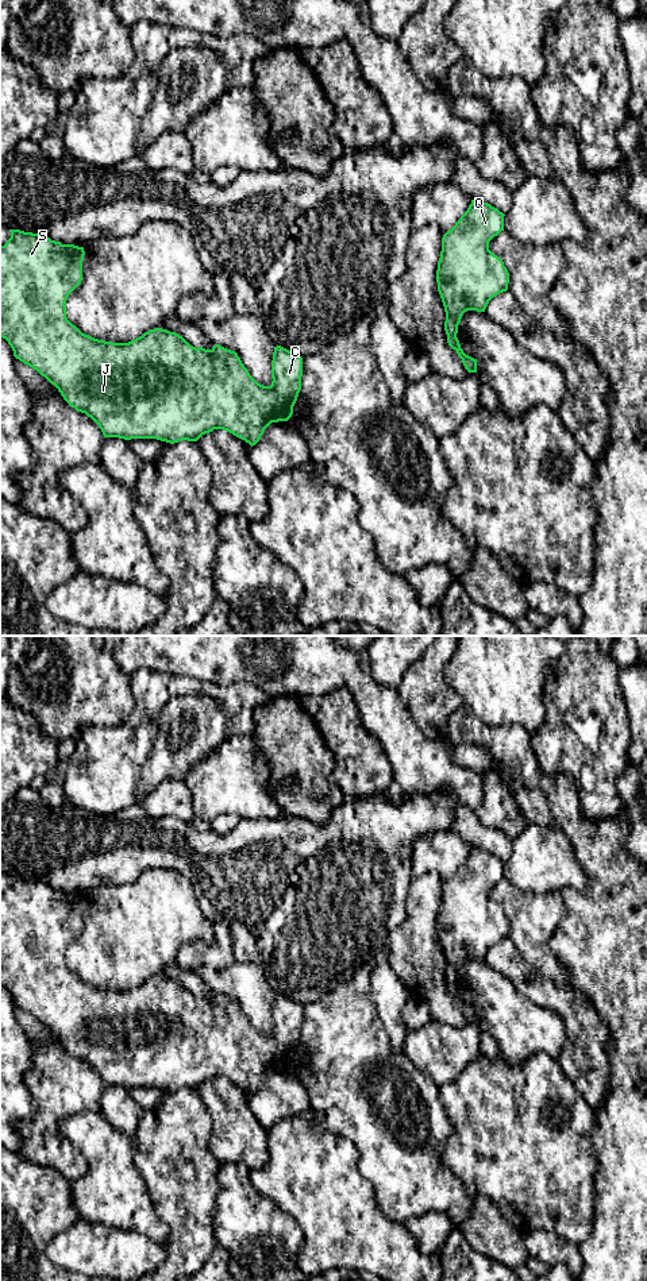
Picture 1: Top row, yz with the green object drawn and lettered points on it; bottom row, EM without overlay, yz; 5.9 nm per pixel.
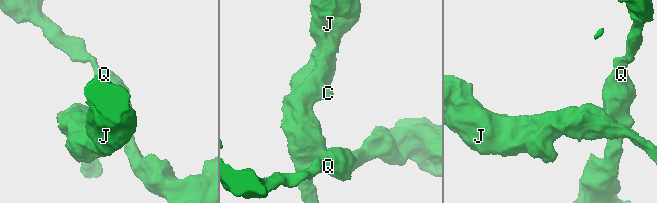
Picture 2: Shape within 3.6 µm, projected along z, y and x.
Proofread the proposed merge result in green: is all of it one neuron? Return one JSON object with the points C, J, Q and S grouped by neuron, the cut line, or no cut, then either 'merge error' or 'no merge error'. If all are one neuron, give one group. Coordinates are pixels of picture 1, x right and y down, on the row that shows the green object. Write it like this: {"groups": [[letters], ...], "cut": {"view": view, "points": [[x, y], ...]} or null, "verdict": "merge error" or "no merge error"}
{"groups": [["C", "J", "S"], ["Q"]], "cut": {"view": "yz", "points": [[455, 335], [447, 338]]}, "verdict": "merge error"}

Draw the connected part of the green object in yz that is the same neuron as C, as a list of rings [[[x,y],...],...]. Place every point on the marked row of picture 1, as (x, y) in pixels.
[[[9,229],[9,232],[11,238],[4,246],[0,246],[0,337],[8,342],[16,359],[36,370],[51,385],[54,385],[72,408],[90,417],[99,425],[104,437],[119,437],[124,440],[157,439],[174,444],[182,440],[197,441],[203,435],[209,433],[213,429],[223,429],[244,440],[253,447],[259,441],[265,429],[271,423],[288,421],[292,417],[293,406],[301,390],[303,358],[300,355],[293,354],[281,346],[274,347],[271,360],[273,381],[270,386],[263,386],[250,375],[249,370],[243,366],[235,351],[227,350],[219,344],[215,344],[211,350],[205,350],[203,347],[196,348],[190,346],[182,336],[167,329],[150,329],[128,343],[112,343],[95,339],[82,333],[66,317],[66,300],[82,281],[82,261],[85,255],[84,247],[62,244],[61,242],[51,240],[45,235],[24,232],[20,229]]]

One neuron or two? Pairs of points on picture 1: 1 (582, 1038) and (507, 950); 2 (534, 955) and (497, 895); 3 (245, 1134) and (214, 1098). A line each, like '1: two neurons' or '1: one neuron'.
1: one neuron
2: one neuron
3: one neuron

